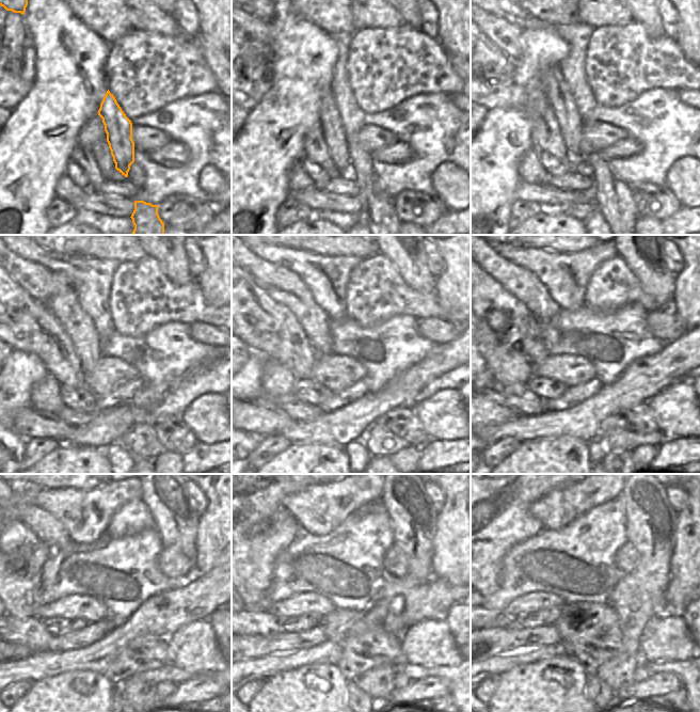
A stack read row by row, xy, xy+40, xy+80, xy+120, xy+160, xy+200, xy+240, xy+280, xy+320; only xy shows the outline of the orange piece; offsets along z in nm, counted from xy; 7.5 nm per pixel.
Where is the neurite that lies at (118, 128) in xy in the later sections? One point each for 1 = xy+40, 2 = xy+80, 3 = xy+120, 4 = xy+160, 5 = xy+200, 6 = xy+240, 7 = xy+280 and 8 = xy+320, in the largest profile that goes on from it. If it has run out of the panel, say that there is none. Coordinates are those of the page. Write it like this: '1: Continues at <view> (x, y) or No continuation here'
1: Continues at xy+40 (378, 211)
2: Continues at xy+80 (577, 36)
3: Continues at xy+120 (91, 278)
4: Continues at xy+160 (327, 278)
5: Continues at xy+200 (565, 275)
6: Continues at xy+240 (85, 515)
7: Continues at xy+280 (318, 509)
8: Continues at xy+320 (558, 508)

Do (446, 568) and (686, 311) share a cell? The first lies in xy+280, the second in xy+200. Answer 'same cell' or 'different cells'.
same cell

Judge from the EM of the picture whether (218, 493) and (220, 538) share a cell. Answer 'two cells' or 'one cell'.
one cell

